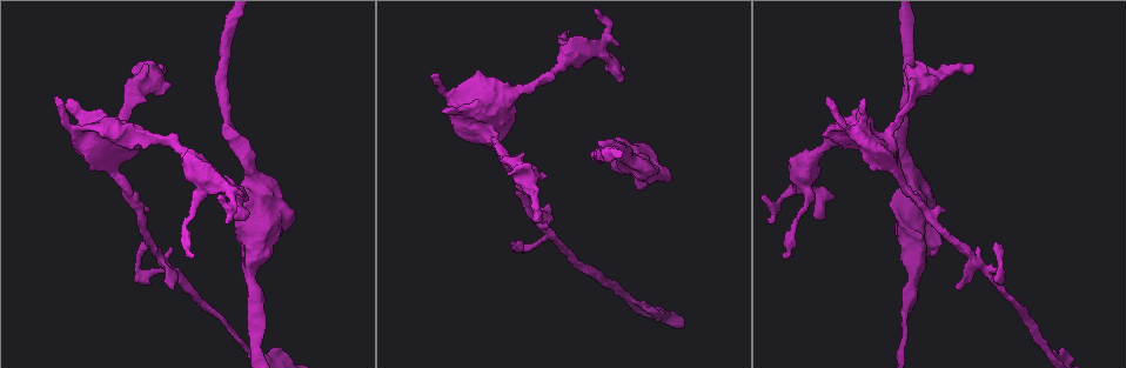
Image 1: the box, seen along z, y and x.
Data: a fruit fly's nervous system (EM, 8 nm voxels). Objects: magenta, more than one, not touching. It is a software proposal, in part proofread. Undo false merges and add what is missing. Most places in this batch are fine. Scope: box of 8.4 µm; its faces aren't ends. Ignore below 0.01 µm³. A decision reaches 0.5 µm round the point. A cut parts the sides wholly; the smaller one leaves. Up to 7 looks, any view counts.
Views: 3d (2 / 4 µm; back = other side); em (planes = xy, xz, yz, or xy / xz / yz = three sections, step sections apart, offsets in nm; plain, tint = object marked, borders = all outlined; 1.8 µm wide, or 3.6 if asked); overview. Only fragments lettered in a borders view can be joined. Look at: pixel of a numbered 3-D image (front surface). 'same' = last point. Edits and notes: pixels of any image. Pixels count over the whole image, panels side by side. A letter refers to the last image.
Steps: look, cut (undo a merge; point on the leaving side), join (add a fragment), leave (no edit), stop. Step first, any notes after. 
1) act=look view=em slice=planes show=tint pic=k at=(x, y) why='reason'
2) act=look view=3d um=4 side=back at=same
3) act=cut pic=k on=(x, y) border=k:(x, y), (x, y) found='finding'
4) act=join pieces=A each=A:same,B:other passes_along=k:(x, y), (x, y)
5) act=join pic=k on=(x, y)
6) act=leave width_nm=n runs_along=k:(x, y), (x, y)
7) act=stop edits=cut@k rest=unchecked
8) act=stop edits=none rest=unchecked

act=look view=3d um=4 side=back pic=1 at=(270, 226) why='thick turns thin'

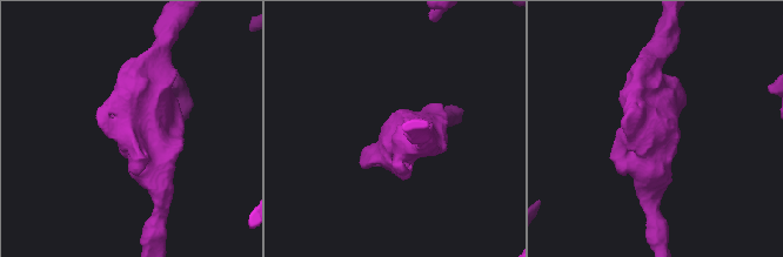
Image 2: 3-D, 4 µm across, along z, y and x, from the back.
act=look view=em um=3.6 slice=xz step=16 show=borders pic=2 at=(131, 130)

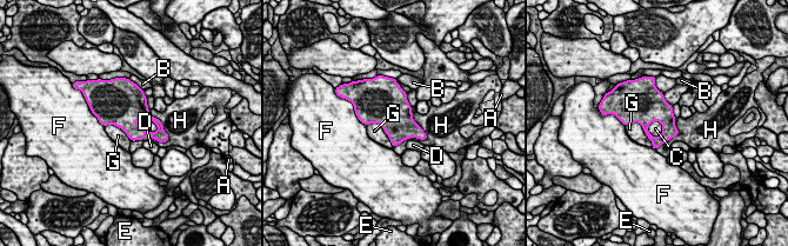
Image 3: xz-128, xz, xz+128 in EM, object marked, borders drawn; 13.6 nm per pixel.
act=look view=em um=3.6 slice=planes show=borders at=same

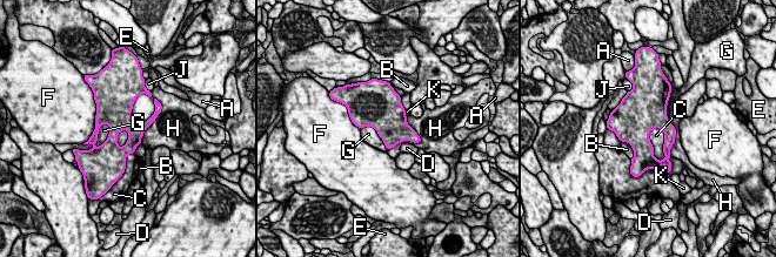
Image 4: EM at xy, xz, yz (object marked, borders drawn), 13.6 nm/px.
act=leave longest_contact=F:600nm each=A:other,B:other,C:other,D:other,E:other,F:other,G:other,H:other,J:other,K:other border=4:(654, 127), (671, 162) found='continuous, no second cell'

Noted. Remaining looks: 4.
act=look view=3d um=4 pic=1 at=(89, 169) why='thick end'

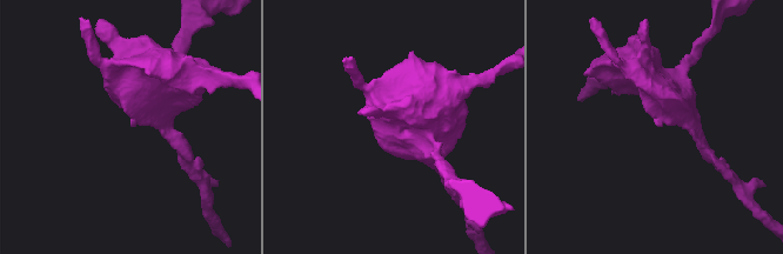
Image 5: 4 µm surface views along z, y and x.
act=look view=em um=3.6 slice=planes show=borders pic=5 at=(661, 124)

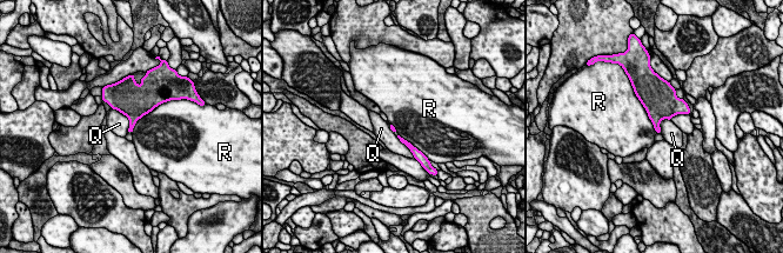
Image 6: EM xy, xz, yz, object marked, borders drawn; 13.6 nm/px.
act=leave each=Q:other,R:other runs_along=6:(393, 128), (403, 141), (420, 153) found='no lettered fragment goes on from it'

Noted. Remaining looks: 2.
act=look view=3d um=4 pic=1 at=(974, 67) why='free end'

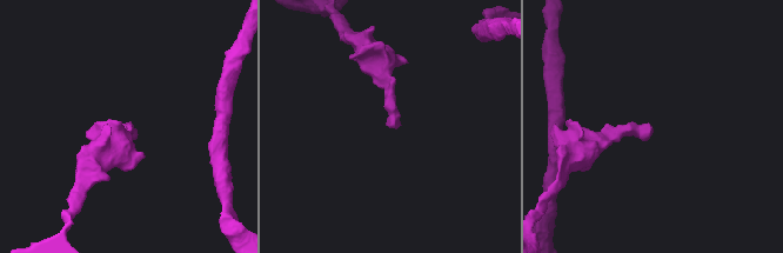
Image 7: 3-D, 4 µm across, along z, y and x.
act=look view=em slice=planes show=borders pic=7 at=(650, 129)

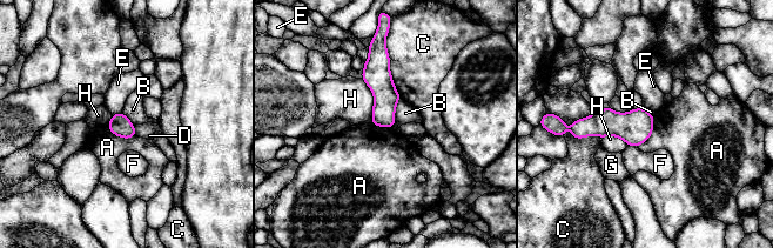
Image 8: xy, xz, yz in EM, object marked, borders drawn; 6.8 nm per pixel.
act=leave longest_contact=H:320nm each=A:other,B:other,C:other,D:other,E:other,F:other,G:other,H:other runs_along=8:(380, 52), (380, 81), (389, 125) found='none of them fits'

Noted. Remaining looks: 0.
act=stop edits=none rest=unchecked

